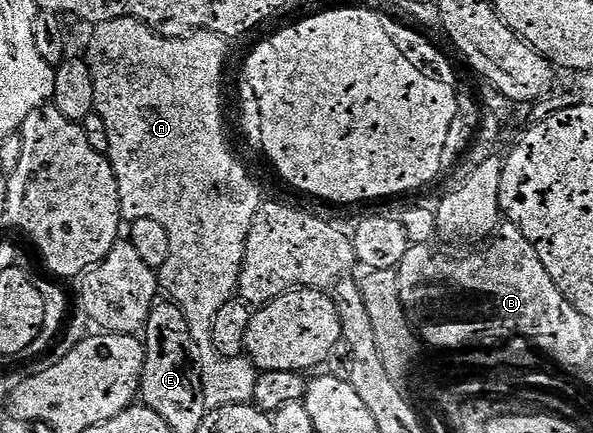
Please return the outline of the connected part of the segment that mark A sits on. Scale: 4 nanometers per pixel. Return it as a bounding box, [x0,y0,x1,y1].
[85,19,261,409]

